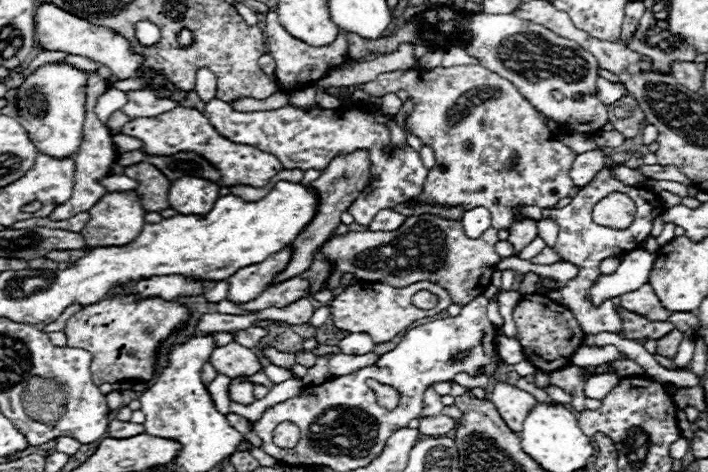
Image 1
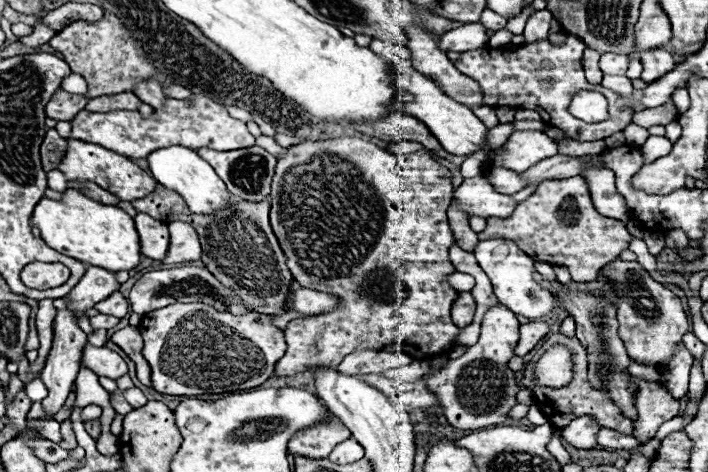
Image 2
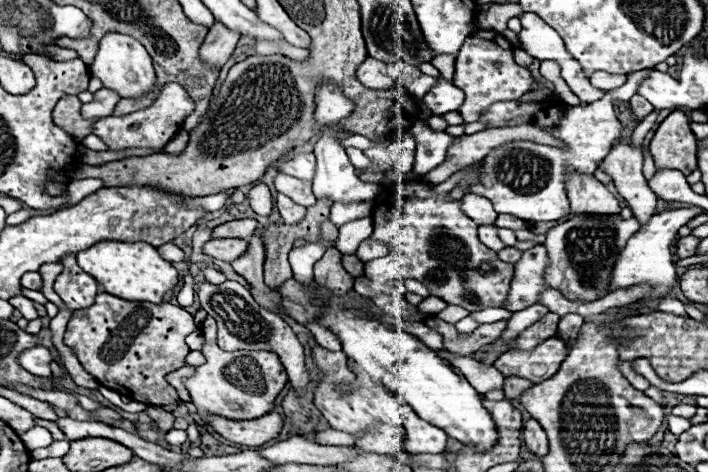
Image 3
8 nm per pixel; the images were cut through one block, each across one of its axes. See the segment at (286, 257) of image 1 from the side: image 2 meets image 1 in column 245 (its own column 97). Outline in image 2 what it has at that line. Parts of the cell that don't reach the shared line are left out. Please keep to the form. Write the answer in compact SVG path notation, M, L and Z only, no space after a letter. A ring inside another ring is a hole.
M88 266L86 274L80 278L80 282L64 296L68 300L68 308L74 312L74 316L80 320L86 316L88 308L94 308L98 300L104 300L110 296L110 292L118 290L120 284L114 278L114 272L106 272L104 268Z

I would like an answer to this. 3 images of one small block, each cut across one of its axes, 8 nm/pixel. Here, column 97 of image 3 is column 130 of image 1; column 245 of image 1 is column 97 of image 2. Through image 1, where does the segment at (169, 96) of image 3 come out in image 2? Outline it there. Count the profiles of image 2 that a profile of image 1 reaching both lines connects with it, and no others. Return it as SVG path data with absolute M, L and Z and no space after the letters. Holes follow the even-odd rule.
M74 138L68 140L66 158L62 160L58 170L64 172L68 180L96 182L100 188L116 194L122 202L132 202L132 200L138 200L138 198L146 198L158 186L158 182L148 172L144 172L138 164L134 164L130 158L126 158L118 152L106 150L98 144L90 144L90 142L82 142L82 140L74 140Z

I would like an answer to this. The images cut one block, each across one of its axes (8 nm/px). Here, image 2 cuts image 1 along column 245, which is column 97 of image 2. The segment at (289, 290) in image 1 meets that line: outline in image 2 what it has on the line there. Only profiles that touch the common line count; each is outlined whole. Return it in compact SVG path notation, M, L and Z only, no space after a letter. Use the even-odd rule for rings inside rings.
M118 290L112 292L112 296L108 296L106 300L98 302L94 308L98 312L102 312L102 314L116 316L116 318L124 318L128 314L128 302L126 302L126 298Z

